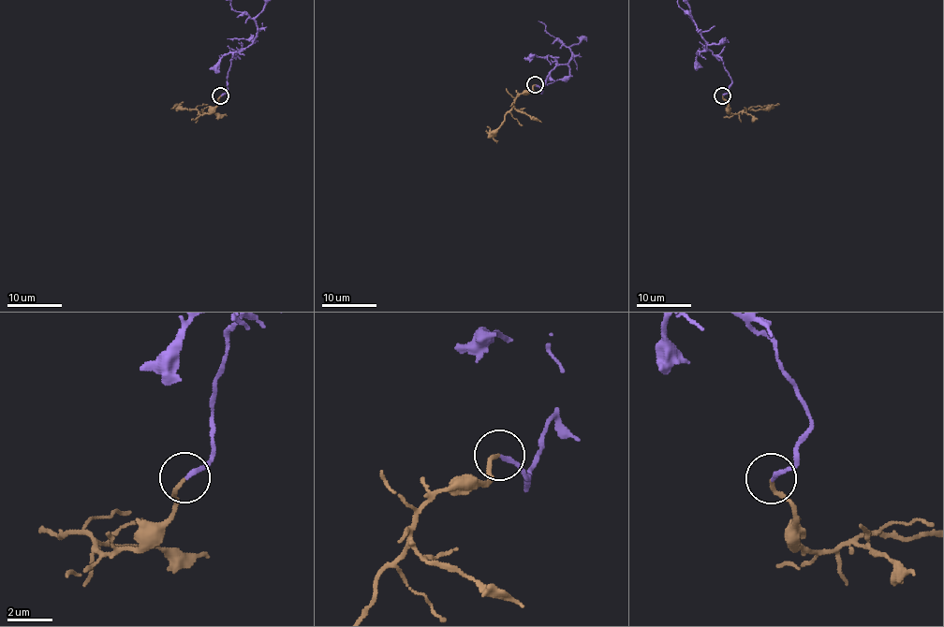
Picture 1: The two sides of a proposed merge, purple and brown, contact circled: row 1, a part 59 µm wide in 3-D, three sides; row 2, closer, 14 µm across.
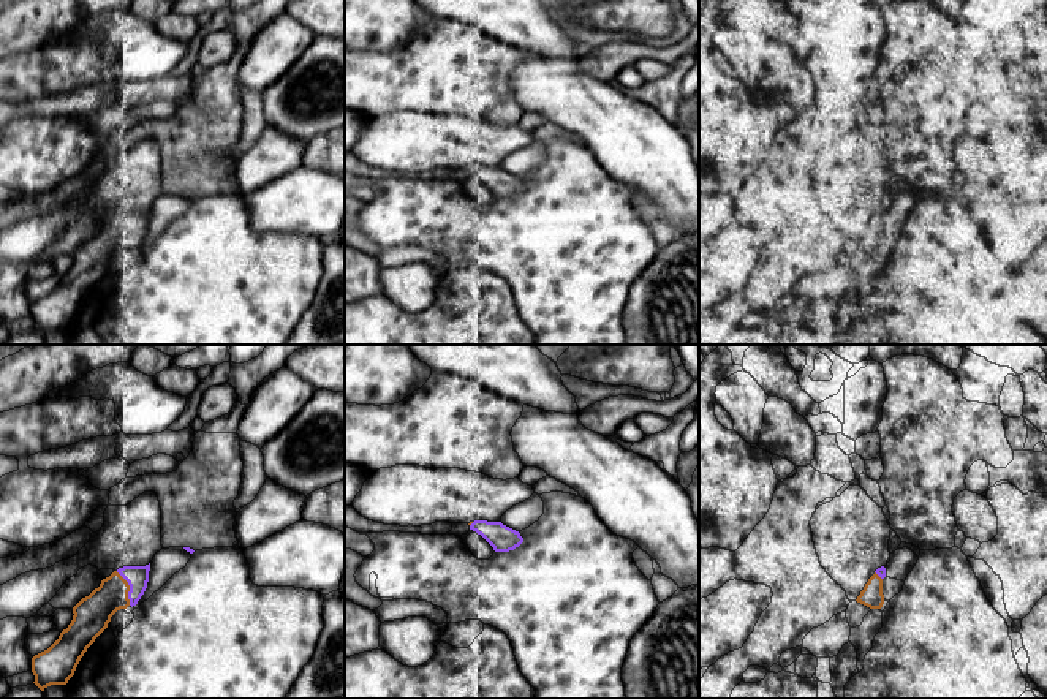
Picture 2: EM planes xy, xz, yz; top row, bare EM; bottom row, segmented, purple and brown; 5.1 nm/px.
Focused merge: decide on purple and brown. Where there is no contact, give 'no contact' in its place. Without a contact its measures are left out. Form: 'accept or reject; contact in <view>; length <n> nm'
accept; contact in xy; length 190 nm

